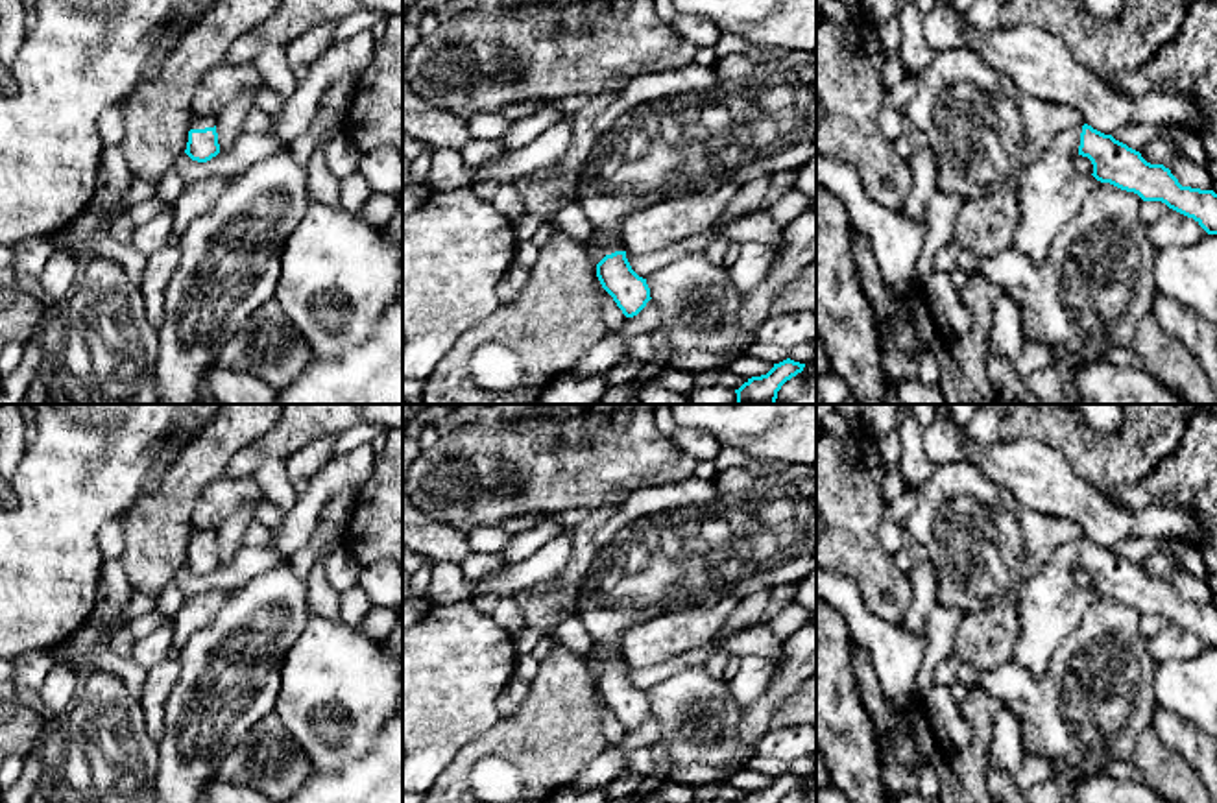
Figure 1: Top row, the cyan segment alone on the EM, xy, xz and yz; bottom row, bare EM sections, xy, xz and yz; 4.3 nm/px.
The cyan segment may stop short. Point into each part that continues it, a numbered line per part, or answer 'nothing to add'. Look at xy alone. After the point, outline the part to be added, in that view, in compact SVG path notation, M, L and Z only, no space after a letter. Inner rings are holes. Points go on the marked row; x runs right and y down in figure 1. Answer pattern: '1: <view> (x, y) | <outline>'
1: xy (198, 122) | M194 114L190 129L205 129L205 127L214 127L214 126L216 126L216 120L212 116L209 116L209 114L205 114L205 116Z

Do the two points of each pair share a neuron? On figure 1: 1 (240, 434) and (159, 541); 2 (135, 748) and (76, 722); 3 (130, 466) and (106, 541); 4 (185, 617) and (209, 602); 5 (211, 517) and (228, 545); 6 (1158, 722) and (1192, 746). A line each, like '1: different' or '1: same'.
1: same
2: same
3: different
4: same
5: different
6: same

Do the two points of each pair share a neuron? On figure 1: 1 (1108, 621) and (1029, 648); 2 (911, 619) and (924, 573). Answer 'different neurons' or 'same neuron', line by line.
1: different neurons
2: same neuron

